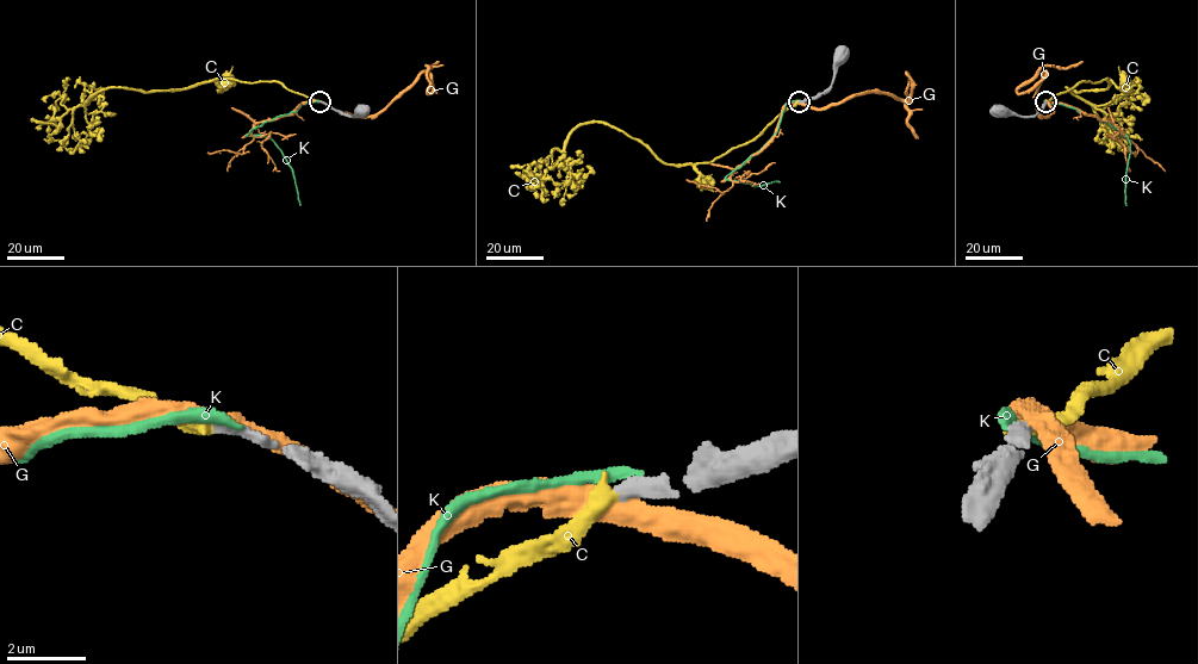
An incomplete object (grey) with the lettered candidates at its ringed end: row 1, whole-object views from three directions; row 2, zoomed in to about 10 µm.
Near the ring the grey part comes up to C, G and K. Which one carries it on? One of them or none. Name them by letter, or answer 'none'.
C

